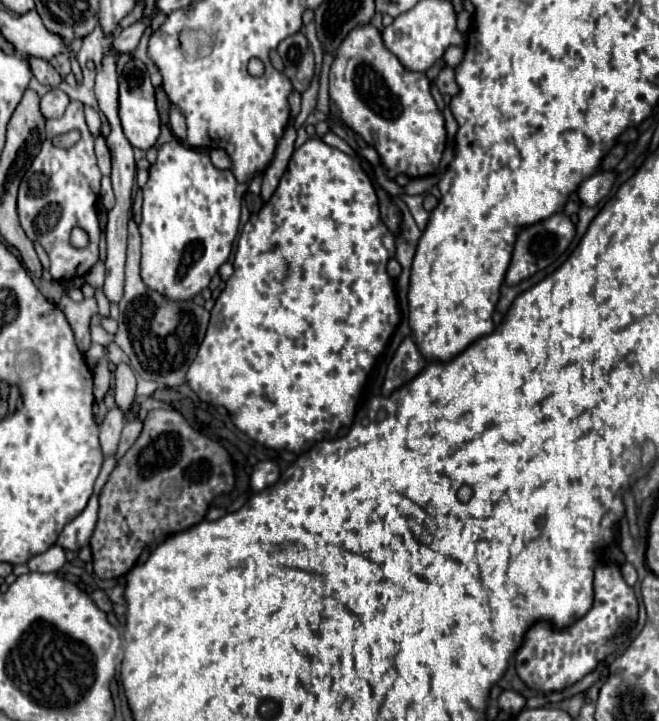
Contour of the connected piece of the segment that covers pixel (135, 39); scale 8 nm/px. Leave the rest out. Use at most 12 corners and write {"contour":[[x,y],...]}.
{"contour":[[151,17],[123,29],[115,37],[117,53],[131,53],[143,31],[151,25]]}

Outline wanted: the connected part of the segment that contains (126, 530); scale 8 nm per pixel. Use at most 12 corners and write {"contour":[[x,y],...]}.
{"contour":[[153,409],[99,493],[101,579],[203,521],[229,453]]}

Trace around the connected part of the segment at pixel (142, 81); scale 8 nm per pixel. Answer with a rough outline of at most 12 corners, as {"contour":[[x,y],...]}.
{"contour":[[145,63],[119,73],[119,119],[133,147],[147,151],[161,127]]}

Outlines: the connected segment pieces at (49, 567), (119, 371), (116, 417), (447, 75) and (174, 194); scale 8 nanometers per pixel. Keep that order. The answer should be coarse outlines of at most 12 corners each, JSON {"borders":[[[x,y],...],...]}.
{"borders":[[[59,545],[27,561],[31,571],[55,573],[65,565]],[[115,369],[115,401],[127,411],[135,397],[135,373]],[[107,413],[99,435],[105,457],[117,451],[125,415]],[[445,65],[435,85],[443,95],[457,95],[453,69]],[[165,143],[141,277],[191,299],[229,259],[248,184]]]}

